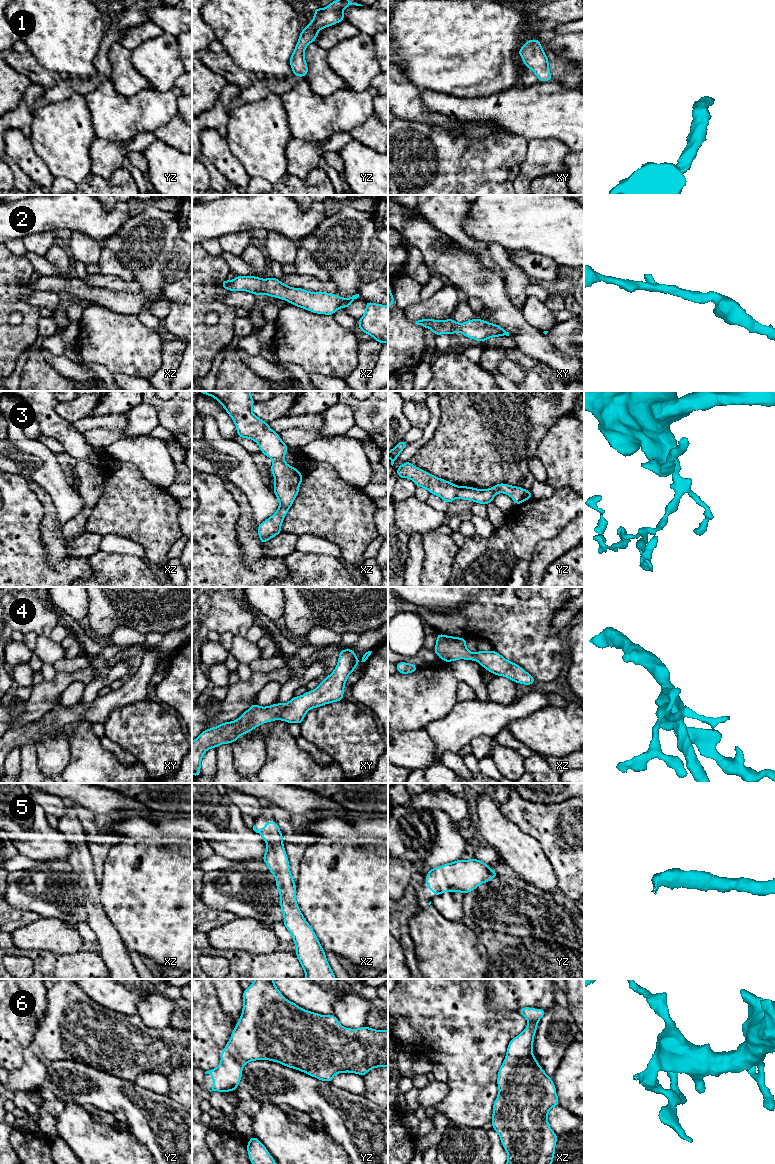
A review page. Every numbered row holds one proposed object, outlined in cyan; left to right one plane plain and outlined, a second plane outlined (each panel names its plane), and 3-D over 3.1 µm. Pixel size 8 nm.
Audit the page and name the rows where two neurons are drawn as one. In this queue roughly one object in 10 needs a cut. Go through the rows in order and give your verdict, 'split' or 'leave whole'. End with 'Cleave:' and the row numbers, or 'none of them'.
1: leave whole
2: leave whole
3: leave whole
4: leave whole
5: leave whole
6: leave whole
Cleave: none of them

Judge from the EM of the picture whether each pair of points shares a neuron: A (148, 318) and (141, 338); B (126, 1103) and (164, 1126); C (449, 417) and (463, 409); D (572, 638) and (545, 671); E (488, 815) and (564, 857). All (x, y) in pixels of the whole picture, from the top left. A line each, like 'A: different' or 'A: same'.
A: different
B: same
C: same
D: different
E: different

